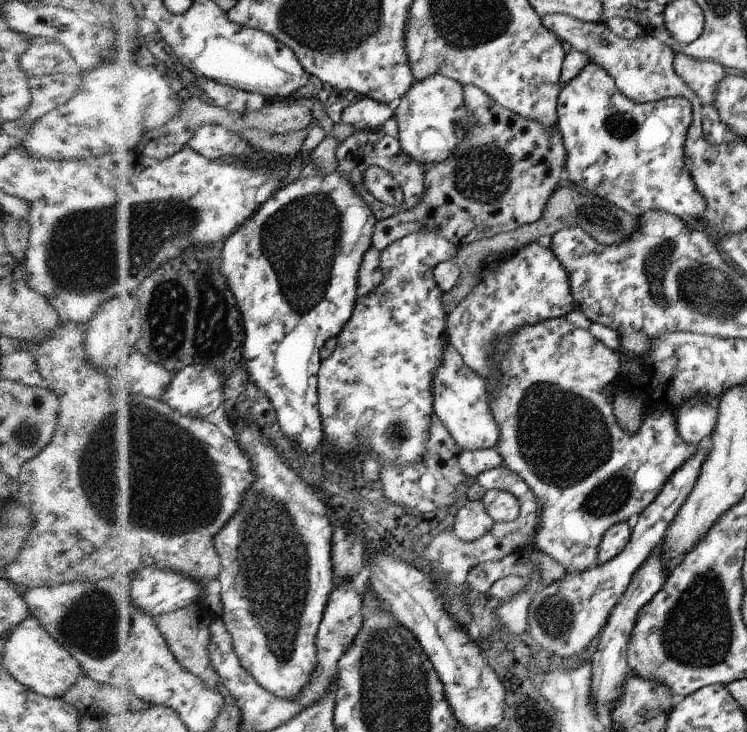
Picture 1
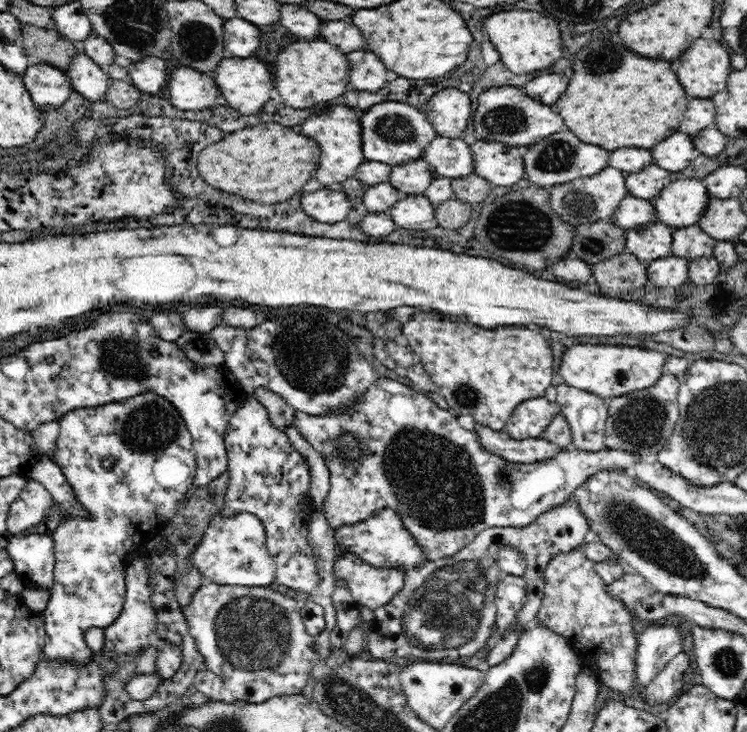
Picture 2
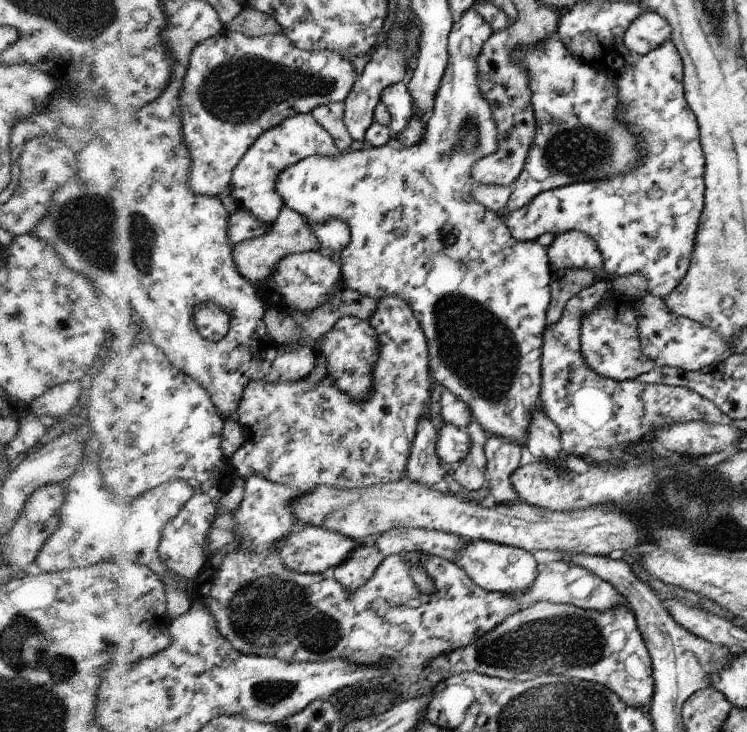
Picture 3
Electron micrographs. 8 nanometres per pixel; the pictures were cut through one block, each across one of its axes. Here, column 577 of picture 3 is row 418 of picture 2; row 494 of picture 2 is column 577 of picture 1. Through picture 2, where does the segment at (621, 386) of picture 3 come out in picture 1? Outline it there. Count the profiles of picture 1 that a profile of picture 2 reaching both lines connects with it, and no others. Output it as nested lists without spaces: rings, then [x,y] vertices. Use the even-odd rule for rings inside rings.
[[[555,317],[535,325],[525,325],[511,338],[501,337],[500,345],[496,346],[496,350],[499,351],[499,357],[494,358],[498,375],[494,382],[486,380],[488,409],[500,430],[499,442],[495,448],[501,455],[502,464],[524,479],[533,494],[534,501],[539,504],[540,519],[534,528],[535,548],[544,552],[551,560],[558,562],[566,570],[566,573],[581,573],[589,566],[596,564],[599,544],[607,530],[617,523],[626,521],[631,514],[643,512],[660,494],[660,490],[671,474],[695,454],[698,446],[691,446],[684,442],[676,430],[675,414],[668,411],[645,416],[639,420],[640,425],[634,435],[625,434],[619,428],[612,411],[613,394],[608,394],[608,386],[615,382],[615,378],[619,374],[620,354],[605,346],[600,339],[593,338],[588,329],[573,326],[573,323],[570,323],[565,317]]]

